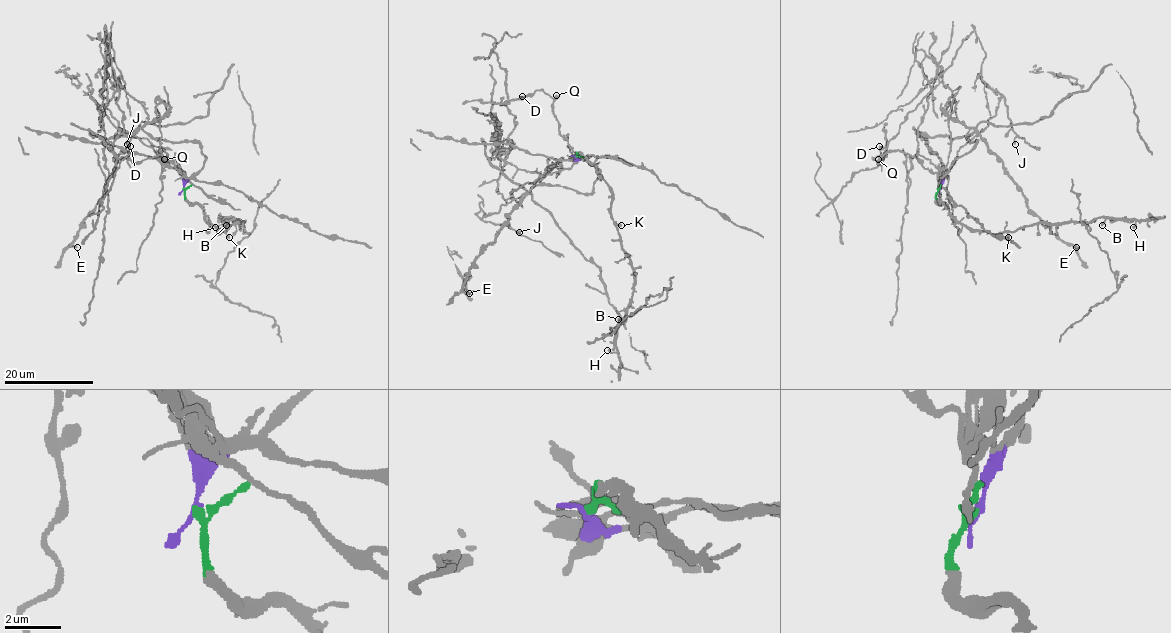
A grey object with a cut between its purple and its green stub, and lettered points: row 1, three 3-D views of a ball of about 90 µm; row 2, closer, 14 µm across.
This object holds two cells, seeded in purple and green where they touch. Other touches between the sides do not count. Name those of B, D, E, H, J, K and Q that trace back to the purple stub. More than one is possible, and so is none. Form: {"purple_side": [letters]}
{"purple_side": ["D", "E", "J", "Q"]}

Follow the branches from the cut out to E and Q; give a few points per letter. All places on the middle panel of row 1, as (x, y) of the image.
E: (574, 156), (572, 165), (538, 181), (511, 212), (498, 235), (469, 270), (462, 289), (469, 293)
Q: (574, 156), (574, 160), (576, 153), (559, 131), (553, 105), (557, 95)

